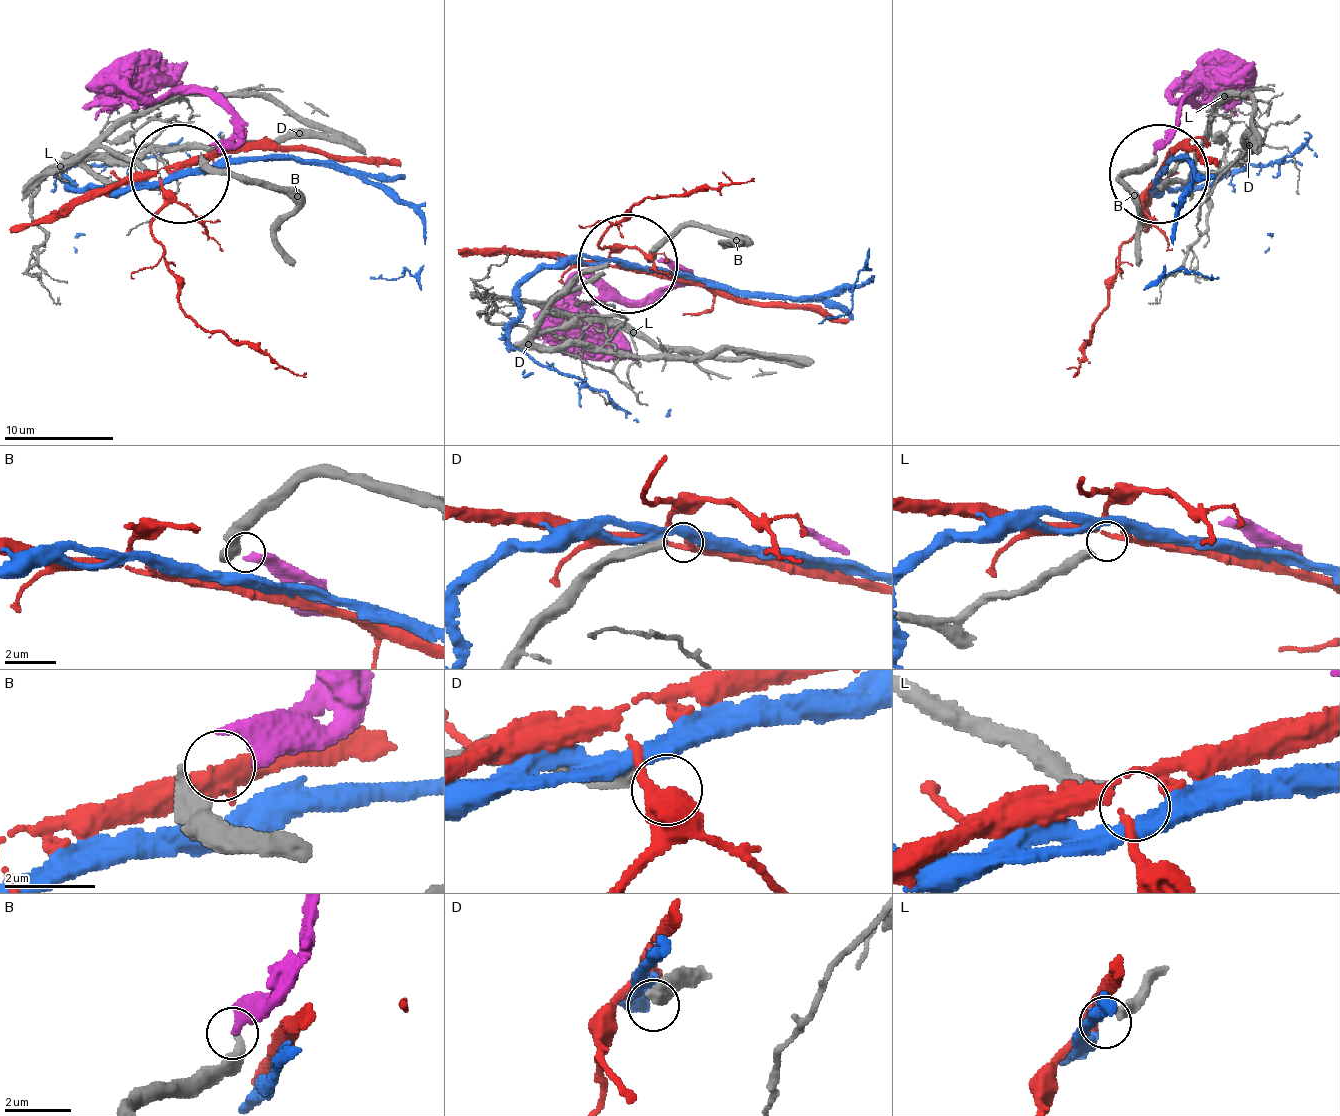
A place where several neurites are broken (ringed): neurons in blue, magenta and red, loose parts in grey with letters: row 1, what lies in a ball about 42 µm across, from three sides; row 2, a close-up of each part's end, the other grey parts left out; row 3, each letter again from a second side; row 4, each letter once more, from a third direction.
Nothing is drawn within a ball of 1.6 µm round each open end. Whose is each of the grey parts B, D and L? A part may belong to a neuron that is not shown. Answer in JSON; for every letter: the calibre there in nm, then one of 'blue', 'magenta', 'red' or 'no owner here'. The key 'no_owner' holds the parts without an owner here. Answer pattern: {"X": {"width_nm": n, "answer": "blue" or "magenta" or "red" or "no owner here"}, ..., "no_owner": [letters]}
{"B": {"width_nm": 600, "answer": "magenta"}, "D": {"width_nm": 400, "answer": "no owner here"}, "L": {"width_nm": 360, "answer": "no owner here"}, "no_owner": ["D", "L"]}

